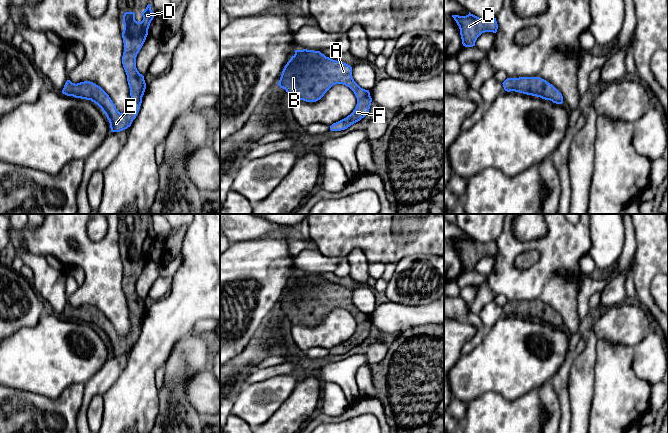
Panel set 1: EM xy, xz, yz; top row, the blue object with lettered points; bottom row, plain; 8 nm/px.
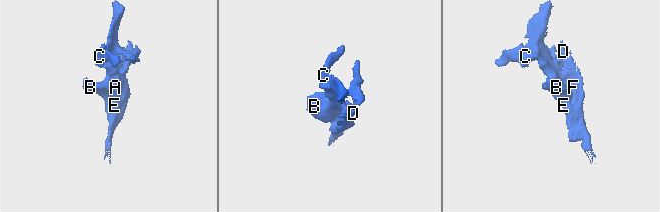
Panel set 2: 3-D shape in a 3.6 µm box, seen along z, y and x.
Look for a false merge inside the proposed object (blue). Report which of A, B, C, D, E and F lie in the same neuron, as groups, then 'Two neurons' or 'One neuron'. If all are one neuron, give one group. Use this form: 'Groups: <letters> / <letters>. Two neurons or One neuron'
Groups: A B C D E F. One neuron

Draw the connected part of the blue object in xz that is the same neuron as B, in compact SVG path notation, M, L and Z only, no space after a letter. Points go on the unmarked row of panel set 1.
M295 274L282 295L278 310L293 324L316 326L335 308L349 311L357 322L353 336L330 350L331 355L341 355L364 342L372 326L369 314L354 305L350 289L326 281L320 275Z

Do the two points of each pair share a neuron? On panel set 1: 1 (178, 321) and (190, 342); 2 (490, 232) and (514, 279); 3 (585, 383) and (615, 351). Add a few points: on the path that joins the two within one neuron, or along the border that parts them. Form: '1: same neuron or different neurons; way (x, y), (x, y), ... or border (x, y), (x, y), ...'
1: different neurons; border (191, 329), (174, 346), (171, 353)
2: different neurons; border (504, 224), (501, 235), (495, 241)
3: different neurons; border (596, 351), (594, 390), (591, 397)

